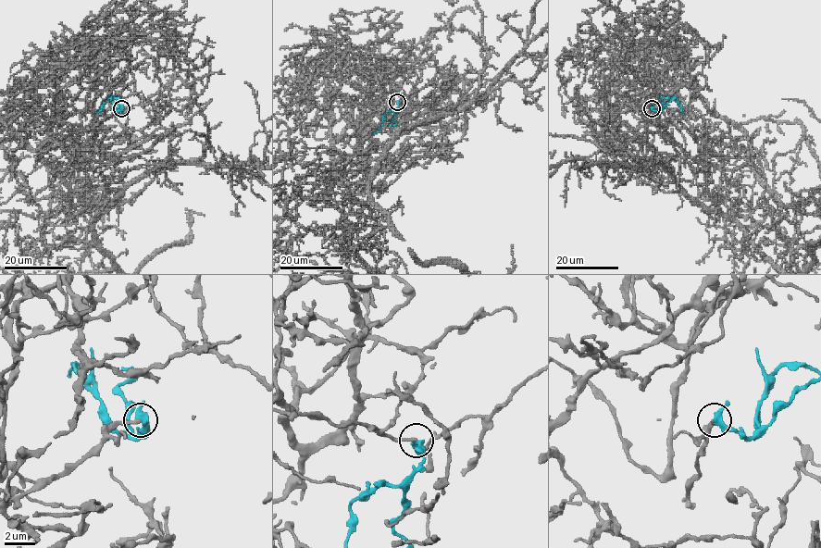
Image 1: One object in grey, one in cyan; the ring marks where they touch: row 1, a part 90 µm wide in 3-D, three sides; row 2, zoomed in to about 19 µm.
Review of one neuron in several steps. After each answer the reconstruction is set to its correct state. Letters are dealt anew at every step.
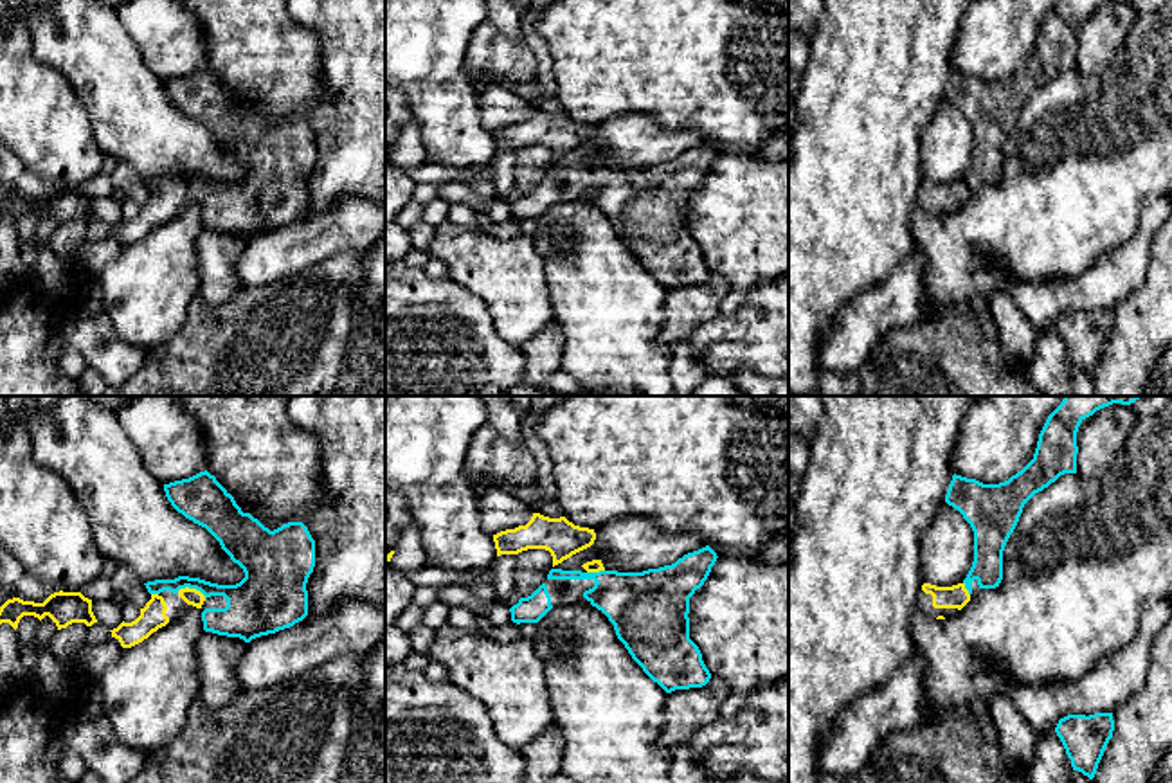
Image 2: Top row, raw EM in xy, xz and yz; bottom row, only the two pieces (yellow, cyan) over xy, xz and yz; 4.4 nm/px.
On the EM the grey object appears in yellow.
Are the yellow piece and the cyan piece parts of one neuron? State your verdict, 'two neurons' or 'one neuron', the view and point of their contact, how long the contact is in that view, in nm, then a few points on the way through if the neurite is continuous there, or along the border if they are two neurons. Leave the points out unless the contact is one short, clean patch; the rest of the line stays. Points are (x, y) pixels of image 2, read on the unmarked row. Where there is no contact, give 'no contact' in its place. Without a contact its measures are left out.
one neuron; contact xy (191, 186); length 140 nm; way xy (191, 193), (191, 186), (222, 186), (245, 198)

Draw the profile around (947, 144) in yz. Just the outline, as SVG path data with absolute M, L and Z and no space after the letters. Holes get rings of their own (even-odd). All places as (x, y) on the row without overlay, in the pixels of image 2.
M943 99L920 140L924 180L963 180L974 158L974 128L958 106Z

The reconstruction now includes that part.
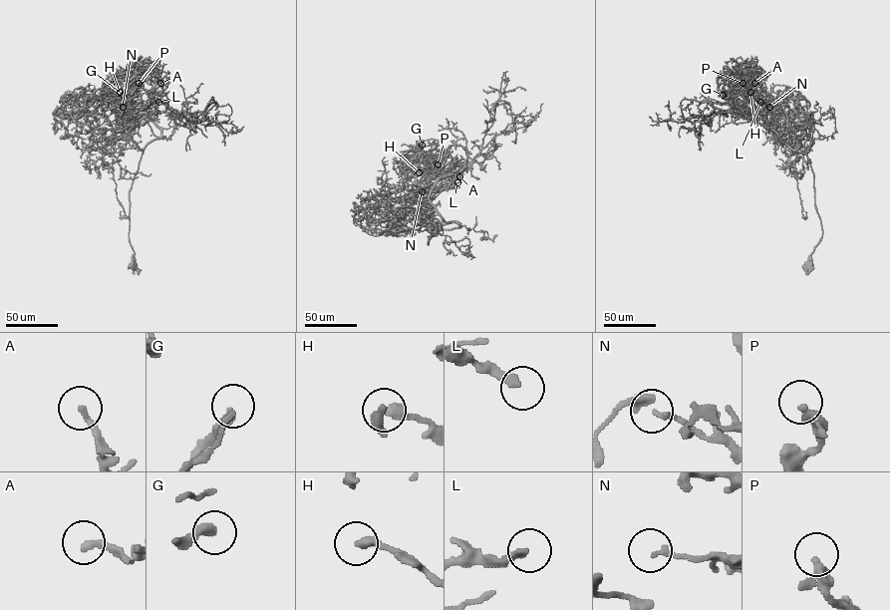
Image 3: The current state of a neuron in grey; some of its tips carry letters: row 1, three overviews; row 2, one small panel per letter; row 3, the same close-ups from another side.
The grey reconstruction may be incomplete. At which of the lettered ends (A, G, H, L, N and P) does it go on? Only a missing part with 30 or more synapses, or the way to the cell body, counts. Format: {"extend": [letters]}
{"extend": []}

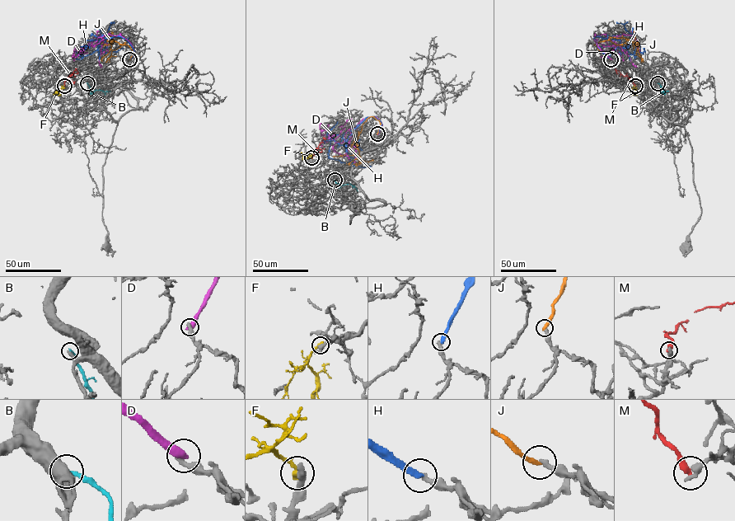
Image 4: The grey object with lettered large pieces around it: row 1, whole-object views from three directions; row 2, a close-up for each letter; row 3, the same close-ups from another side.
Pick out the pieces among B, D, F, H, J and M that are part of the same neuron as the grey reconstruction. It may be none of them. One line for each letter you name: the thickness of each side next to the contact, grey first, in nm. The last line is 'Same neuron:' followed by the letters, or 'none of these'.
Same neuron: none of these

